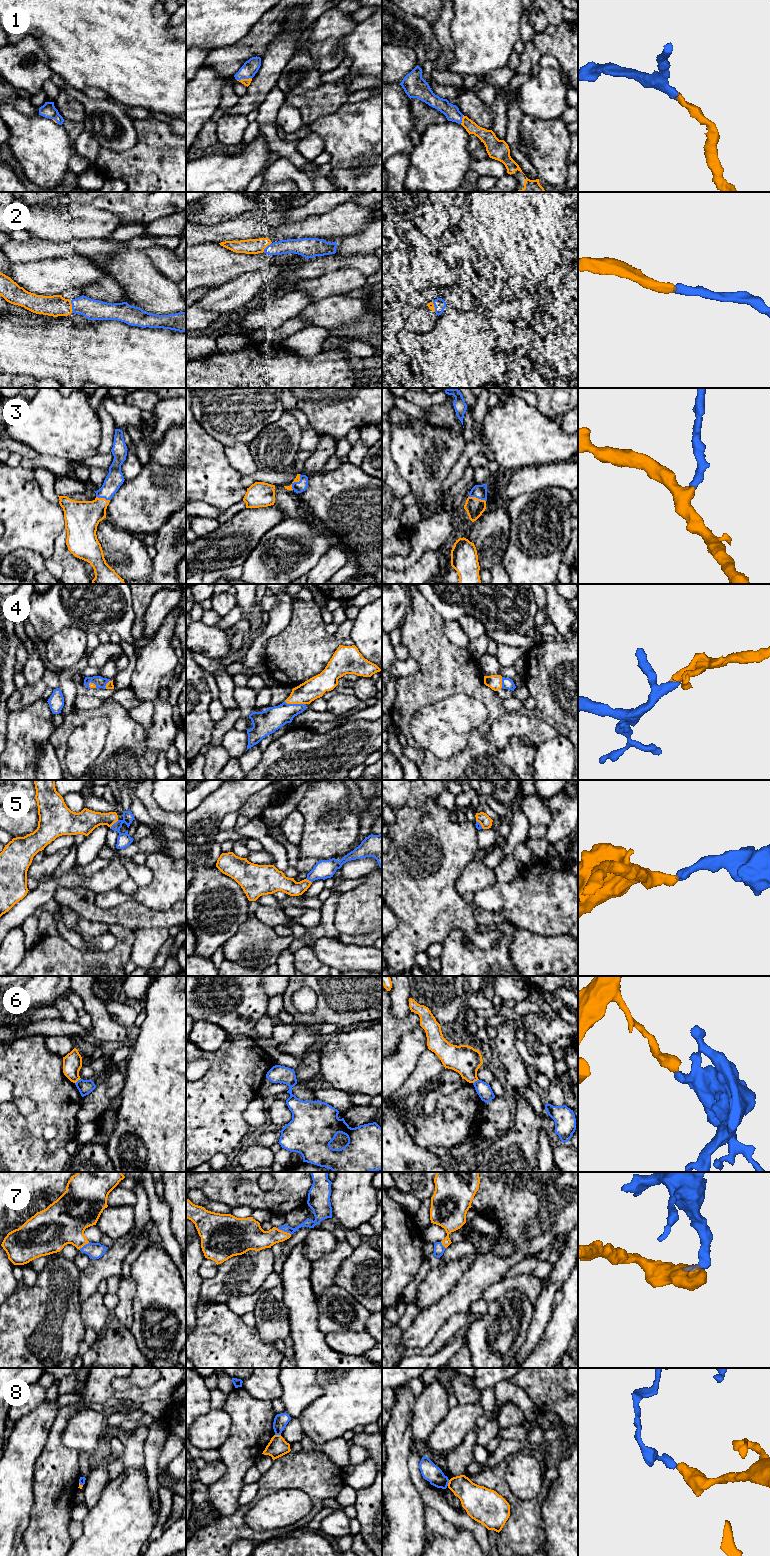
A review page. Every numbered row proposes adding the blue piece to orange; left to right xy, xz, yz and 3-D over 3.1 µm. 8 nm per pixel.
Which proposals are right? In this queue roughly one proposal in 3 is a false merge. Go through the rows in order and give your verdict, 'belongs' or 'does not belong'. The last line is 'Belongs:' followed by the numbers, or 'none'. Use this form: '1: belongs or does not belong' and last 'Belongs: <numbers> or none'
1: belongs
2: belongs
3: belongs
4: belongs
5: belongs
6: does not belong
7: belongs
8: does not belong
Belongs: 1, 2, 3, 4, 5, 7

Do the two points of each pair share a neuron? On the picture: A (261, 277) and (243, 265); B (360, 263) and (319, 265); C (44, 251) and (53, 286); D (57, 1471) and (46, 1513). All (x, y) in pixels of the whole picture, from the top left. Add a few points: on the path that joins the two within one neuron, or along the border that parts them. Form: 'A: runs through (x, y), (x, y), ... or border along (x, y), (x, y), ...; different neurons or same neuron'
A: border along (275, 263), (261, 270), (247, 271), (231, 281); different neurons
B: runs through (350, 262), (329, 263); same neuron
C: border along (69, 255), (25, 261), (23, 263); different neurons
D: runs through (55, 1481), (51, 1503); same neuron

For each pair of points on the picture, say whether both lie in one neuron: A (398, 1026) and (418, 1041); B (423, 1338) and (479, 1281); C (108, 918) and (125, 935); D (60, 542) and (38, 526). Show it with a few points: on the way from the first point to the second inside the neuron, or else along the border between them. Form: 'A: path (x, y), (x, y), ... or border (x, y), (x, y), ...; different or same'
A: border (419, 1024), (402, 1035), (397, 1048), (393, 1052); different
B: path (432, 1323), (464, 1293); same
C: border (111, 926), (121, 925), (134, 931); different
D: border (64, 528), (54, 542), (54, 552), (50, 557); different

